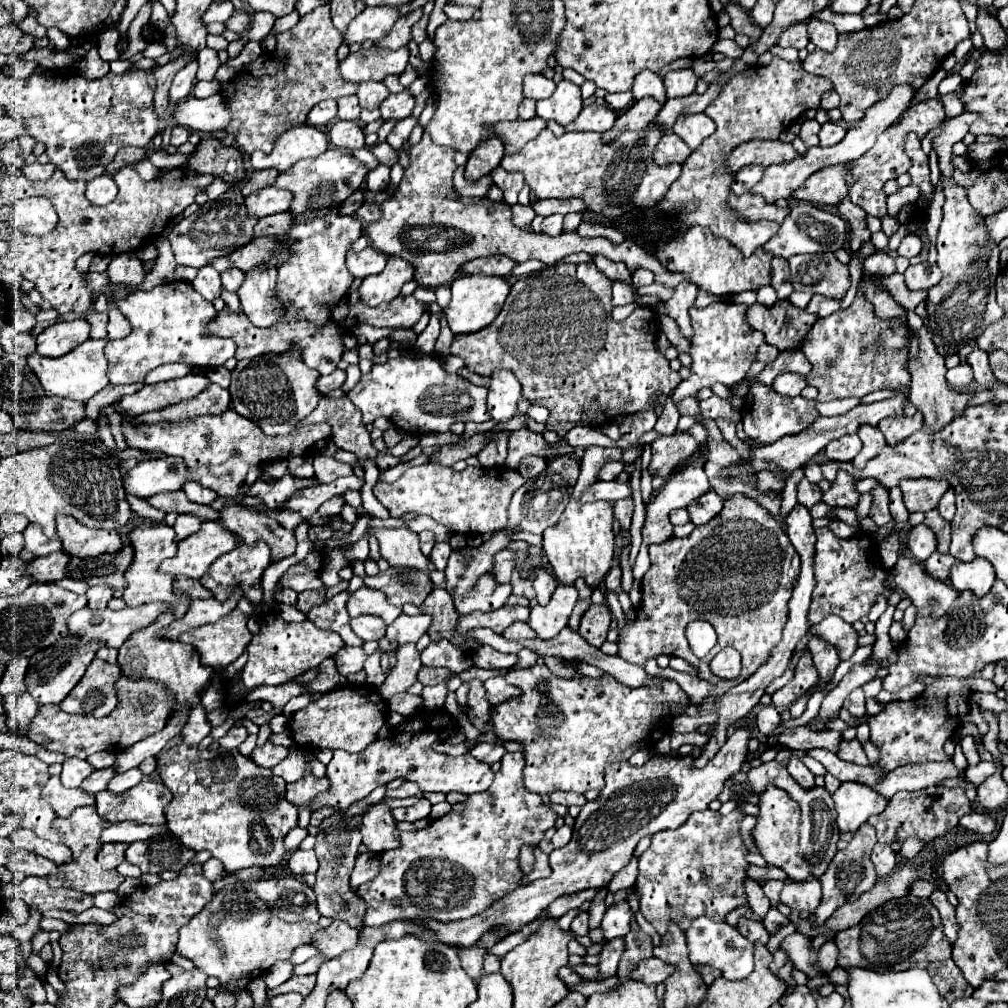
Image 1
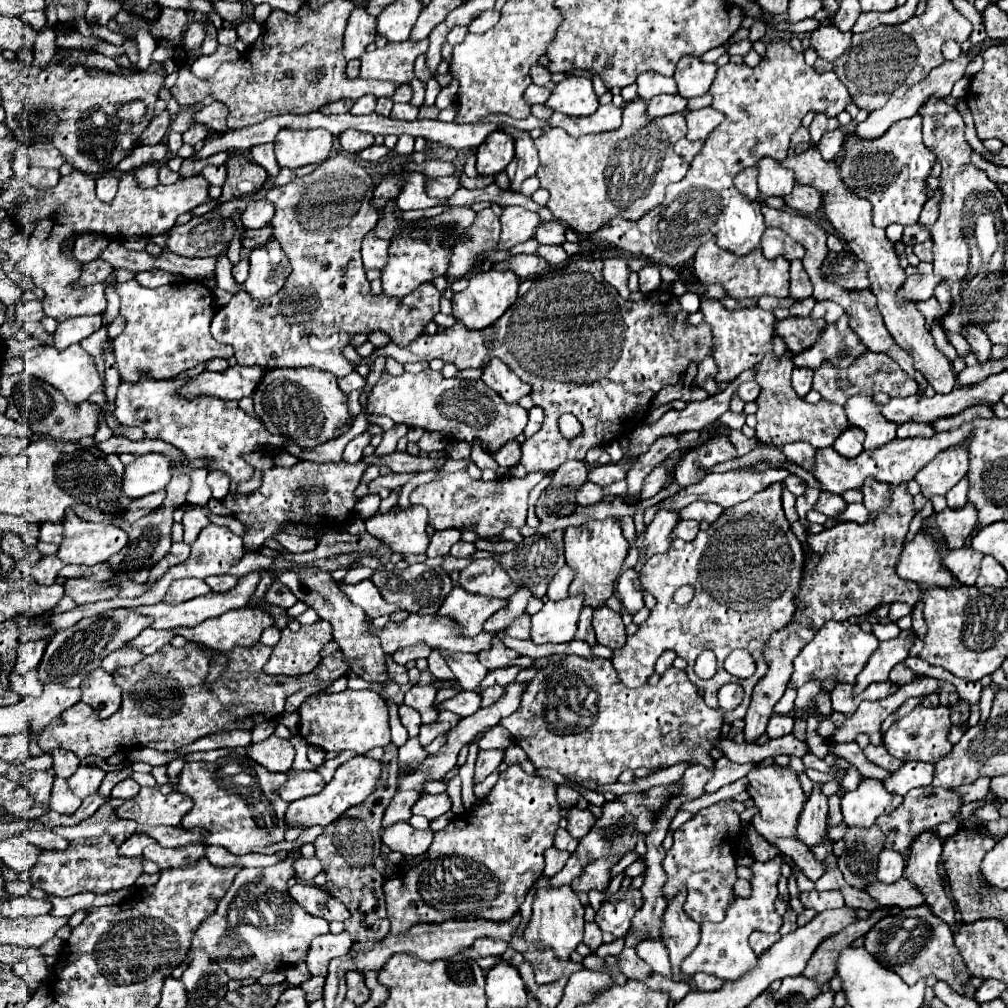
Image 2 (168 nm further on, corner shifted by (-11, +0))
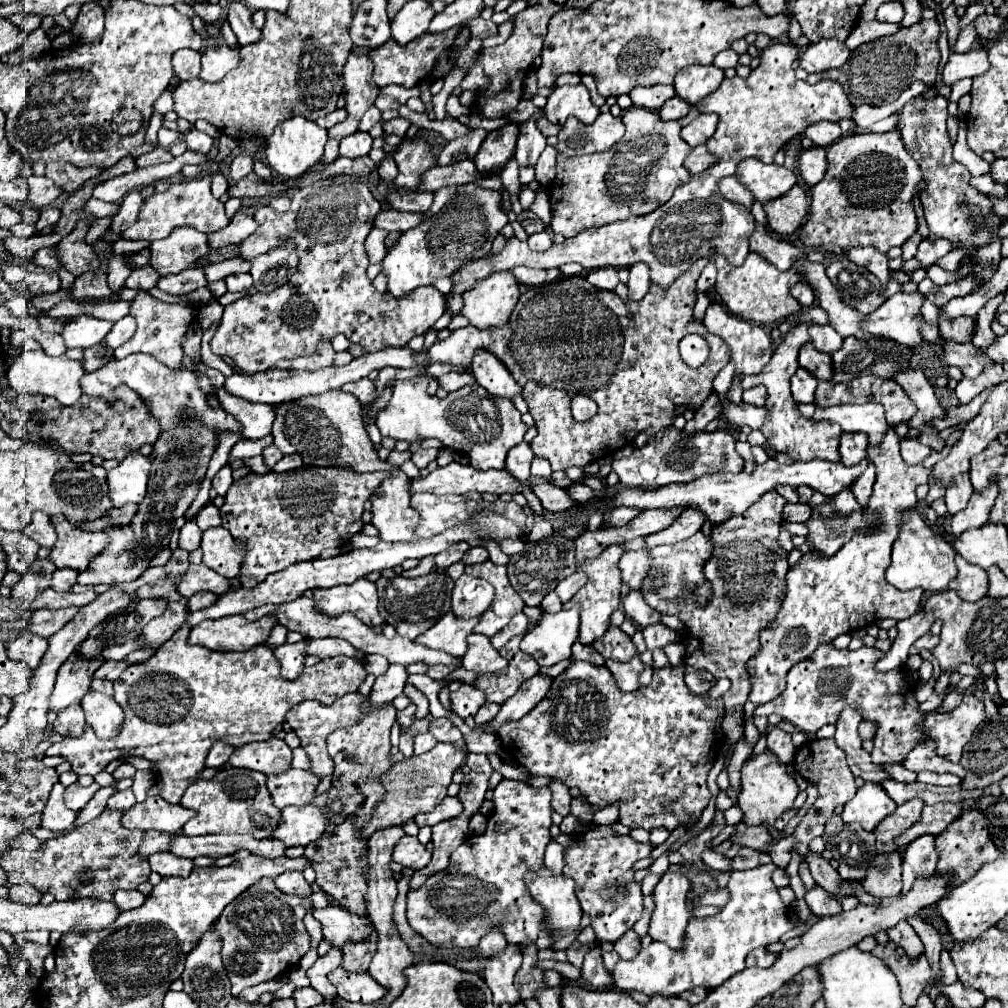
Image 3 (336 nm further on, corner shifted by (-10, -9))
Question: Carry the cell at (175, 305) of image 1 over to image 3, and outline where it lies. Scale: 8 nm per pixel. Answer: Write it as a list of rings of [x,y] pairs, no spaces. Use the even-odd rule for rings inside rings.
[[[139,290],[137,296],[131,300],[129,314],[137,320],[137,332],[123,346],[115,348],[115,358],[121,360],[129,354],[143,352],[143,354],[153,356],[155,360],[159,360],[167,368],[179,370],[181,364],[183,364],[183,354],[185,354],[181,344],[183,344],[183,338],[185,338],[189,326],[195,320],[195,308],[189,306],[189,304],[181,304],[181,302],[179,304],[169,304],[169,302],[163,302],[155,296],[151,296],[145,290]]]

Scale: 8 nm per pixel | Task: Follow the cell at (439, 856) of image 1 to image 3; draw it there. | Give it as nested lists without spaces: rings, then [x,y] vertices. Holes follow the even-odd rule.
[[[501,780],[499,786],[493,790],[493,806],[495,810],[489,814],[487,830],[479,836],[469,836],[459,848],[455,848],[455,852],[451,852],[449,866],[443,872],[429,876],[421,888],[411,888],[407,892],[409,926],[437,948],[475,948],[483,934],[491,930],[501,930],[509,944],[523,944],[533,940],[537,948],[551,948],[553,940],[545,934],[541,926],[543,908],[537,906],[525,886],[525,874],[543,866],[543,852],[545,846],[551,842],[551,790],[547,786],[533,788],[527,782]]]

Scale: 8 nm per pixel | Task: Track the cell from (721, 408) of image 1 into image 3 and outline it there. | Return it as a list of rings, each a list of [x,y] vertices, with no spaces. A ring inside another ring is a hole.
[[[755,386],[755,388],[749,388],[743,392],[743,402],[751,404],[751,406],[763,406],[765,396],[767,396],[767,390],[763,386]]]

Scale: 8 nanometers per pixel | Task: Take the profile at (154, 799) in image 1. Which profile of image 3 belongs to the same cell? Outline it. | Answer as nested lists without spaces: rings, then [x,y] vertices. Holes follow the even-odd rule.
[[[149,796],[145,802],[135,804],[123,812],[121,824],[129,830],[159,830],[177,834],[187,820],[195,816],[195,810],[187,810],[181,804],[171,804],[161,796]]]

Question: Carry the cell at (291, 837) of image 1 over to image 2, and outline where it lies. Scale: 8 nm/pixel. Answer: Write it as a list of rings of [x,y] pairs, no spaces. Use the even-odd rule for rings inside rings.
[[[286,859],[272,867],[254,867],[254,869],[240,869],[234,883],[220,899],[220,905],[212,917],[204,919],[196,937],[192,939],[192,951],[204,949],[226,973],[230,979],[258,979],[262,973],[284,969],[296,961],[304,961],[310,949],[310,941],[318,935],[328,933],[328,921],[306,913],[288,893],[288,881],[294,877],[292,863],[296,859]]]

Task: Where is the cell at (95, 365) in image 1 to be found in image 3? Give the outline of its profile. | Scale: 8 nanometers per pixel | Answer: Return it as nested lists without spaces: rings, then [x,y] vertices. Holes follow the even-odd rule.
[[[43,350],[37,352],[23,352],[21,358],[9,368],[7,378],[11,388],[15,388],[19,394],[43,394],[57,398],[63,406],[73,406],[83,390],[81,390],[81,378],[85,370],[79,360],[69,360],[67,356],[47,356]]]

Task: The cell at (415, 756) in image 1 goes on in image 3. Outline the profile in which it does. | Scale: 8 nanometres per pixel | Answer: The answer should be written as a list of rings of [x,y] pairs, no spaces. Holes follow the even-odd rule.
[[[335,800],[325,808],[319,806],[287,806],[281,810],[279,828],[273,832],[273,838],[285,842],[285,846],[307,846],[323,836],[331,814],[341,814],[343,802]]]

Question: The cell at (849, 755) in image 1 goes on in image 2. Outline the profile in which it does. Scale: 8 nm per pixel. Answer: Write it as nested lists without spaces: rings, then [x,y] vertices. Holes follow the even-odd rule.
[[[868,745],[866,749],[864,749],[864,755],[872,761],[872,763],[876,763],[876,765],[880,765],[880,767],[884,767],[884,769],[888,769],[888,771],[898,771],[900,769],[900,765],[904,765],[900,759],[896,759],[896,757],[892,757],[882,745],[878,745],[878,747],[874,747],[874,745]]]

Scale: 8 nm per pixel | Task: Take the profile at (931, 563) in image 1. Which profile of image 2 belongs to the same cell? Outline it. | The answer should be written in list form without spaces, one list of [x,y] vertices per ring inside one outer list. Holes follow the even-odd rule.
[[[960,547],[948,551],[944,557],[944,565],[952,571],[952,575],[962,583],[962,585],[974,585],[976,577],[980,573],[980,563],[982,563],[982,553],[976,553],[974,549]]]

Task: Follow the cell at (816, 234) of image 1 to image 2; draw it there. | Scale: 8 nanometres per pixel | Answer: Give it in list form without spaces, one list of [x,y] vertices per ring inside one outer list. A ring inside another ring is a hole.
[[[768,227],[764,231],[762,243],[760,243],[760,251],[768,259],[784,257],[788,261],[794,261],[794,259],[802,259],[804,257],[804,247],[796,245],[796,241],[792,241],[784,231],[772,229],[772,227]]]

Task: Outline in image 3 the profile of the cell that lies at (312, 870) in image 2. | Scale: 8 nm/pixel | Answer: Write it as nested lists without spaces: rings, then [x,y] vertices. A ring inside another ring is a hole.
[[[283,872],[281,876],[275,878],[275,886],[285,892],[285,894],[293,894],[293,896],[309,896],[311,884],[303,878],[303,872]]]

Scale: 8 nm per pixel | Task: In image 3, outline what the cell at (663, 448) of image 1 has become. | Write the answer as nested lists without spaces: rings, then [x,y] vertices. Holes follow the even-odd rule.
[[[625,506],[613,508],[609,512],[609,516],[603,518],[603,526],[625,526],[627,522],[631,522],[637,514],[641,514],[641,510],[629,510]]]

